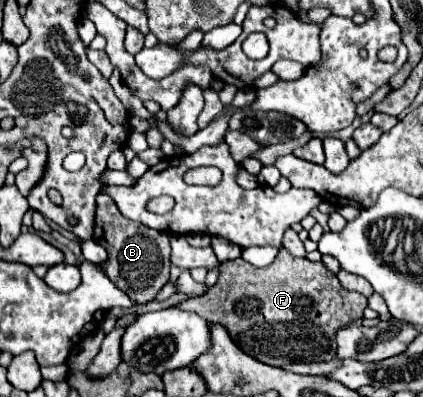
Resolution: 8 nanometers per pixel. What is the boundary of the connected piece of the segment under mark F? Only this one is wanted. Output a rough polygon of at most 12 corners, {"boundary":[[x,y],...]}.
{"boundary":[[280,248],[174,306],[284,368],[330,362],[368,298]]}

